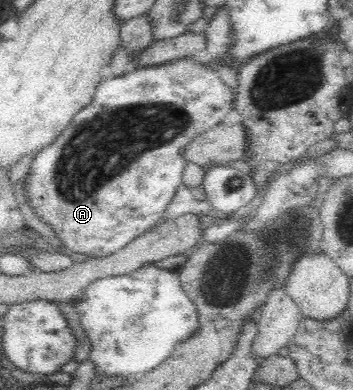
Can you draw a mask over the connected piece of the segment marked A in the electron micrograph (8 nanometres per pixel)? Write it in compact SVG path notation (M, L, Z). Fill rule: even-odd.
M202 56L185 57L184 59L148 67L129 68L127 73L121 76L114 76L105 80L101 79L91 102L75 114L69 126L55 138L55 142L43 148L39 154L35 154L35 160L33 160L31 170L29 170L29 176L25 180L25 192L27 192L29 206L34 208L41 222L44 222L51 227L51 230L55 231L55 235L57 235L57 238L65 245L65 249L68 251L86 254L88 259L114 254L124 248L126 244L129 244L131 240L137 239L140 235L149 231L162 219L165 209L177 192L177 187L182 183L182 172L186 163L182 155L184 148L197 136L207 132L209 128L224 122L235 100L235 91L231 91L228 88L218 77L217 71L207 65L207 60L202 58Z

